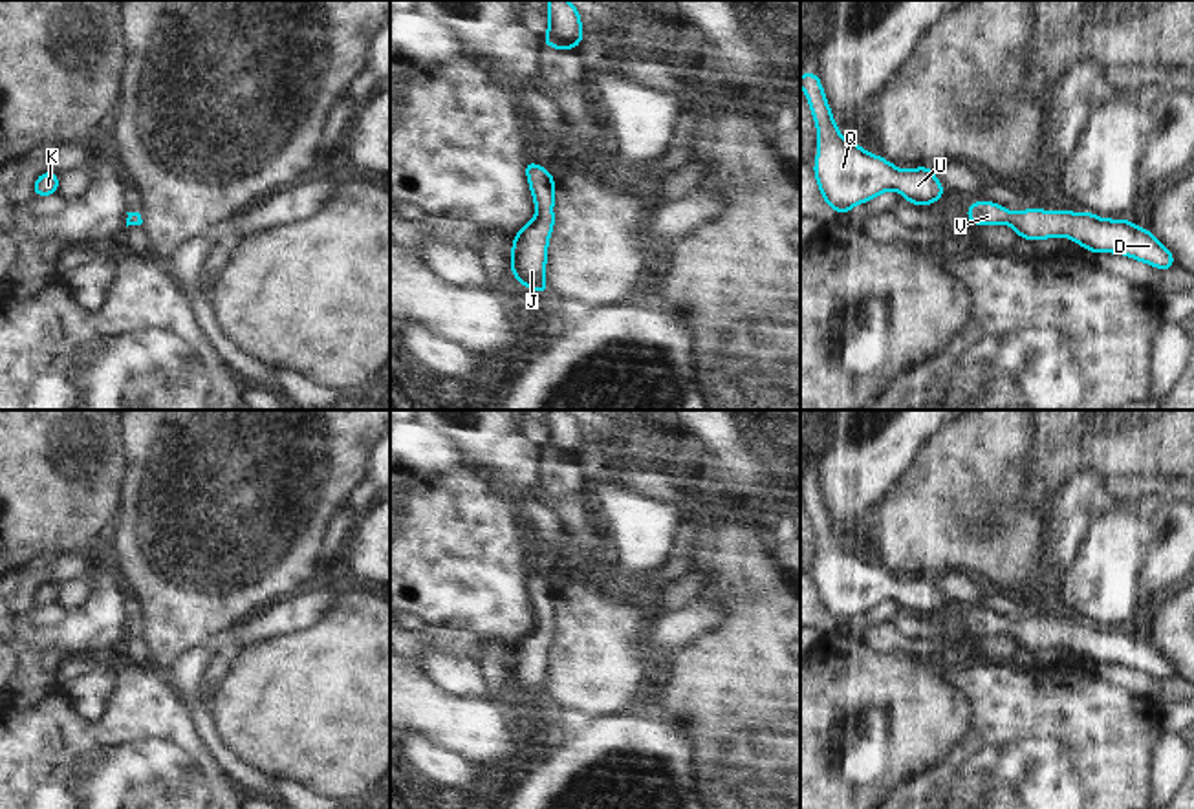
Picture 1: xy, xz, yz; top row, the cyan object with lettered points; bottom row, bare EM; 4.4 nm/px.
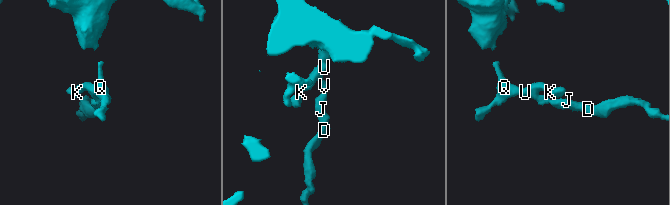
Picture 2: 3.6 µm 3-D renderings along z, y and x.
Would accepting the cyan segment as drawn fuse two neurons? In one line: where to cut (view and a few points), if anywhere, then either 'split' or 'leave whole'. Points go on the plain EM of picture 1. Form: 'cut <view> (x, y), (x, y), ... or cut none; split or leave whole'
cut none; leave whole

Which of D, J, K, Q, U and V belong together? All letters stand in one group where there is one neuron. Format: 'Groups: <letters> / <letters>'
Groups: D J K Q U V.

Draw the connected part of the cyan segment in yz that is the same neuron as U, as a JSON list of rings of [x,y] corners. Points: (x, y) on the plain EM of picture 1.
[[[804,483],[800,496],[808,505],[819,542],[813,582],[826,613],[844,626],[885,600],[901,602],[912,615],[930,615],[947,602],[936,589],[934,578],[899,580],[881,566],[864,562],[855,551],[844,551],[835,536],[824,507],[819,483]]]

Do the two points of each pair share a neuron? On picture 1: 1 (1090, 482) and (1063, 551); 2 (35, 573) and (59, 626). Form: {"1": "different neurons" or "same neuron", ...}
{"1": "same neuron", "2": "different neurons"}

